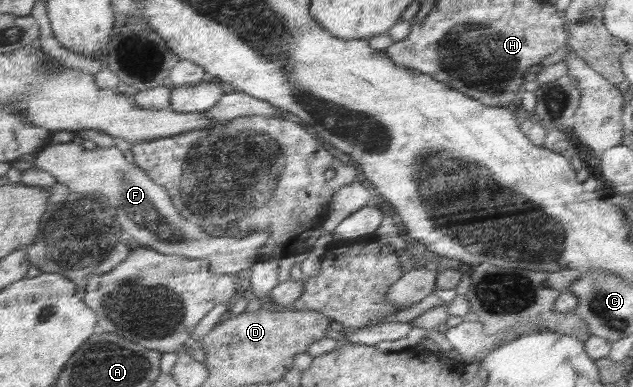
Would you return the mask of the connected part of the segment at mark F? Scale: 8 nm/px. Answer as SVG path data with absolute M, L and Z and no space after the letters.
M79 140L50 144L36 155L35 167L43 169L67 185L71 192L101 195L107 204L111 204L120 216L119 225L125 231L125 237L135 239L139 245L153 248L168 256L191 257L192 260L208 260L212 273L243 274L254 266L259 249L269 241L267 230L253 232L245 236L217 237L209 235L199 226L179 215L172 204L167 189L155 183L140 167L129 163L125 155L113 148L96 148L88 151Z

